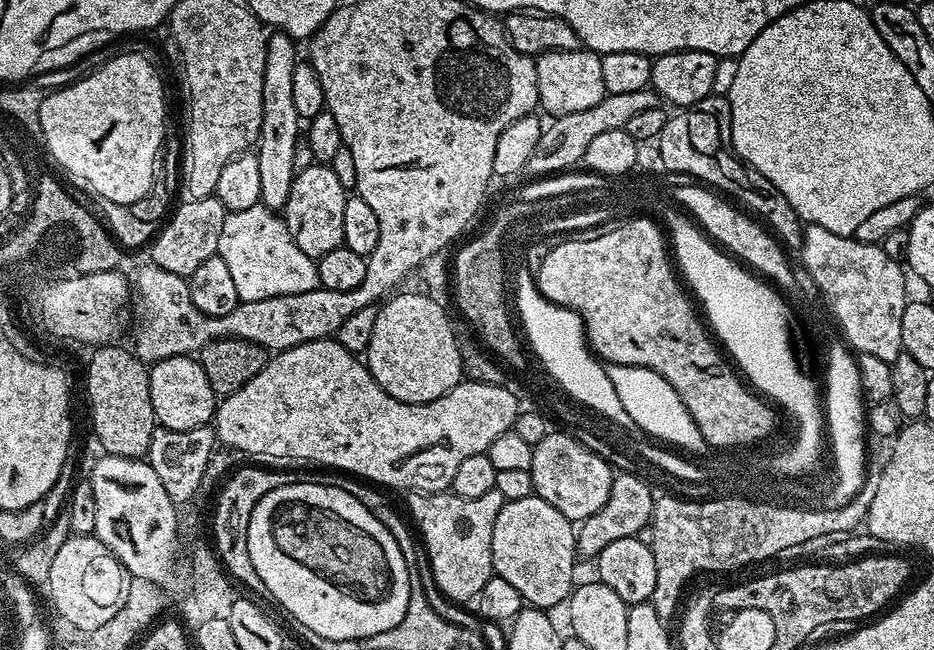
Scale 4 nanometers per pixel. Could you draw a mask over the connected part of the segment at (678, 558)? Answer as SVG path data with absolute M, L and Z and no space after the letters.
M868 478L857 496L840 509L818 510L785 506L783 503L774 503L771 508L767 508L762 501L755 505L739 500L727 500L718 504L677 504L672 497L665 498L661 503L659 501L653 505L650 525L654 534L654 542L650 547L654 554L654 566L658 570L651 604L662 620L671 621L671 616L673 619L677 615L681 603L680 591L684 592L686 588L684 583L696 576L698 568L742 564L752 557L776 552L777 549L784 548L785 544L799 540L810 542L810 538L818 538L822 534L851 534L859 524L861 527L867 521L875 489L876 480Z

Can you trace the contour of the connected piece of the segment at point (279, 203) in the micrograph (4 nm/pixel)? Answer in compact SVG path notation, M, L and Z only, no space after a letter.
M273 31L266 46L266 70L262 74L262 126L254 154L258 158L258 171L262 177L260 203L270 211L279 213L290 198L290 186L296 176L294 146L302 139L302 121L294 106L293 79L297 41L284 32Z

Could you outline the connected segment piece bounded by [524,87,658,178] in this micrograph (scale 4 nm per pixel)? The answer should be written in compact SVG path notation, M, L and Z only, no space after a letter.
M651 87L642 90L630 90L630 94L605 94L598 106L590 106L590 110L574 110L574 114L562 114L545 127L538 138L538 146L534 146L534 154L530 154L530 162L526 162L524 172L532 178L552 178L555 172L564 172L567 168L579 165L586 154L586 146L598 138L598 134L606 134L606 130L618 130L647 108L657 107L658 96Z

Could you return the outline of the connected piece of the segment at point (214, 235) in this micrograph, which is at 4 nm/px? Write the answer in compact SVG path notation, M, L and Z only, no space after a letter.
M215 196L198 200L190 198L186 203L180 206L178 204L161 227L162 232L157 233L149 247L151 263L172 274L185 278L192 276L198 266L202 266L206 259L216 255L226 216L225 208Z

